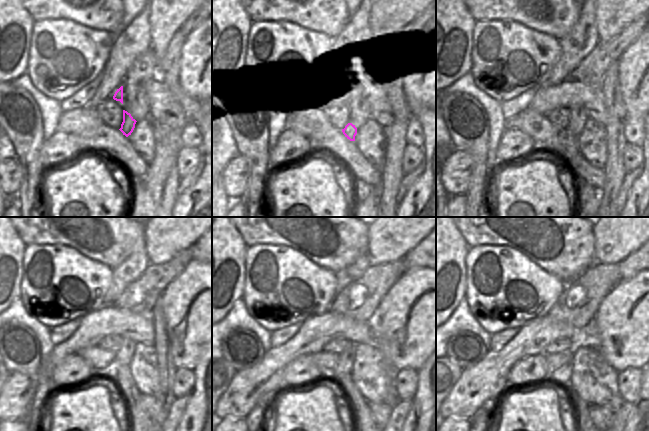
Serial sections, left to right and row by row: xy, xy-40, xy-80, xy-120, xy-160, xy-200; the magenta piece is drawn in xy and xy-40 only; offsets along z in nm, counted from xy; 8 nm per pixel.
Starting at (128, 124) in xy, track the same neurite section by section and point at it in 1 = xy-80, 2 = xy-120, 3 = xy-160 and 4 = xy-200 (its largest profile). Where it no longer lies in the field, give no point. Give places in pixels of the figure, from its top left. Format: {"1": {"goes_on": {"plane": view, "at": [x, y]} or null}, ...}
{"1": {"goes_on": {"plane": "xy-80", "at": [566, 143]}}, "2": {"goes_on": {"plane": "xy-120", "at": [138, 420]}}, "3": {"goes_on": {"plane": "xy-160", "at": [362, 418]}}, "4": {"goes_on": {"plane": "xy-200", "at": [583, 419]}}}

